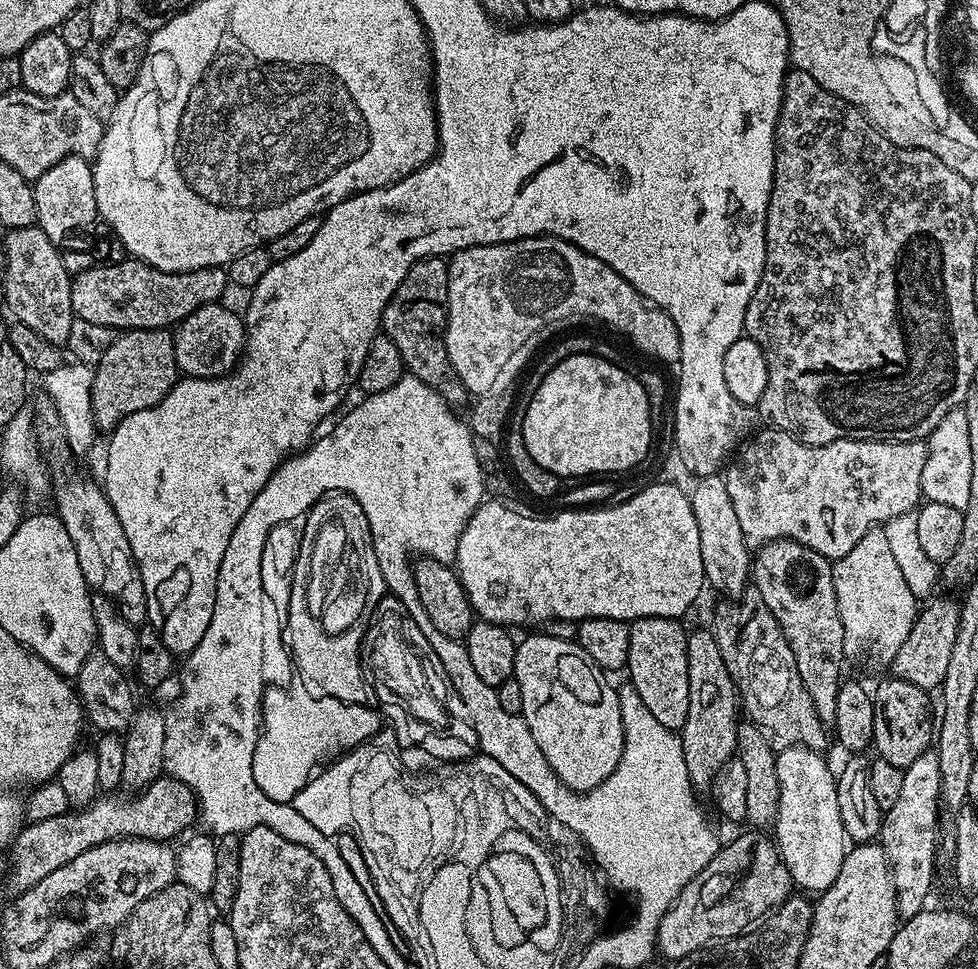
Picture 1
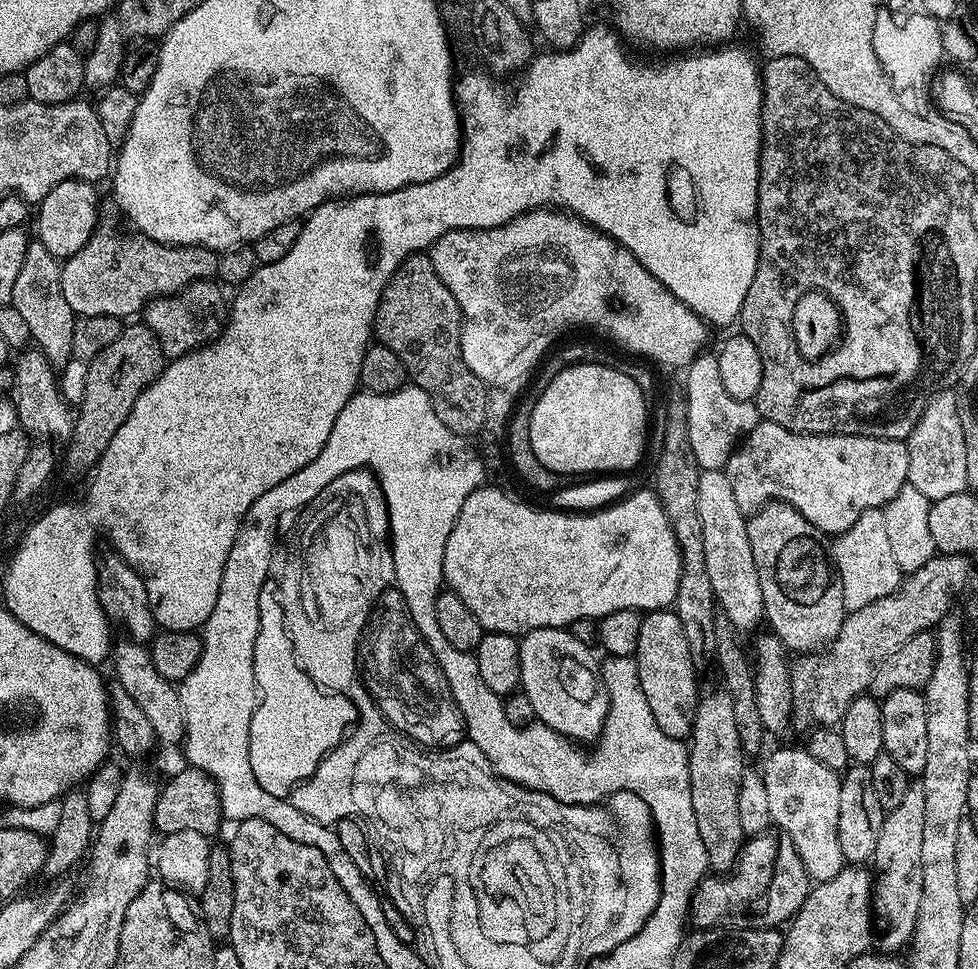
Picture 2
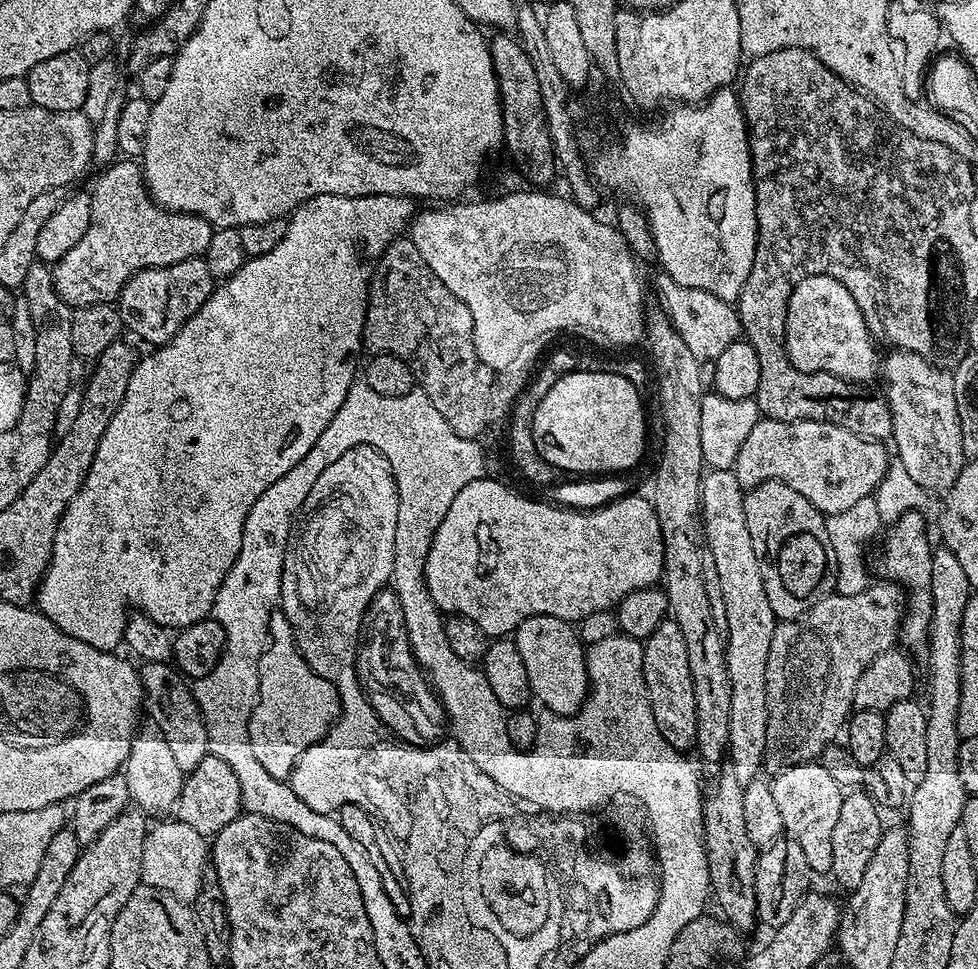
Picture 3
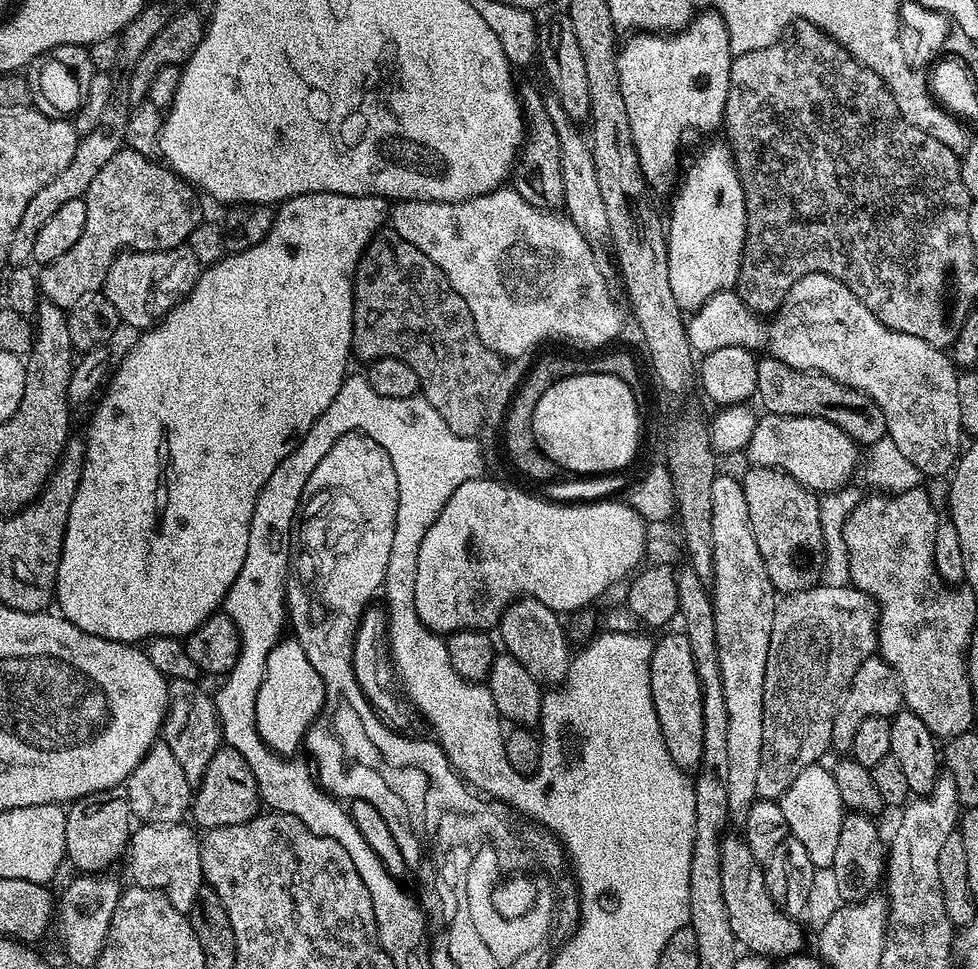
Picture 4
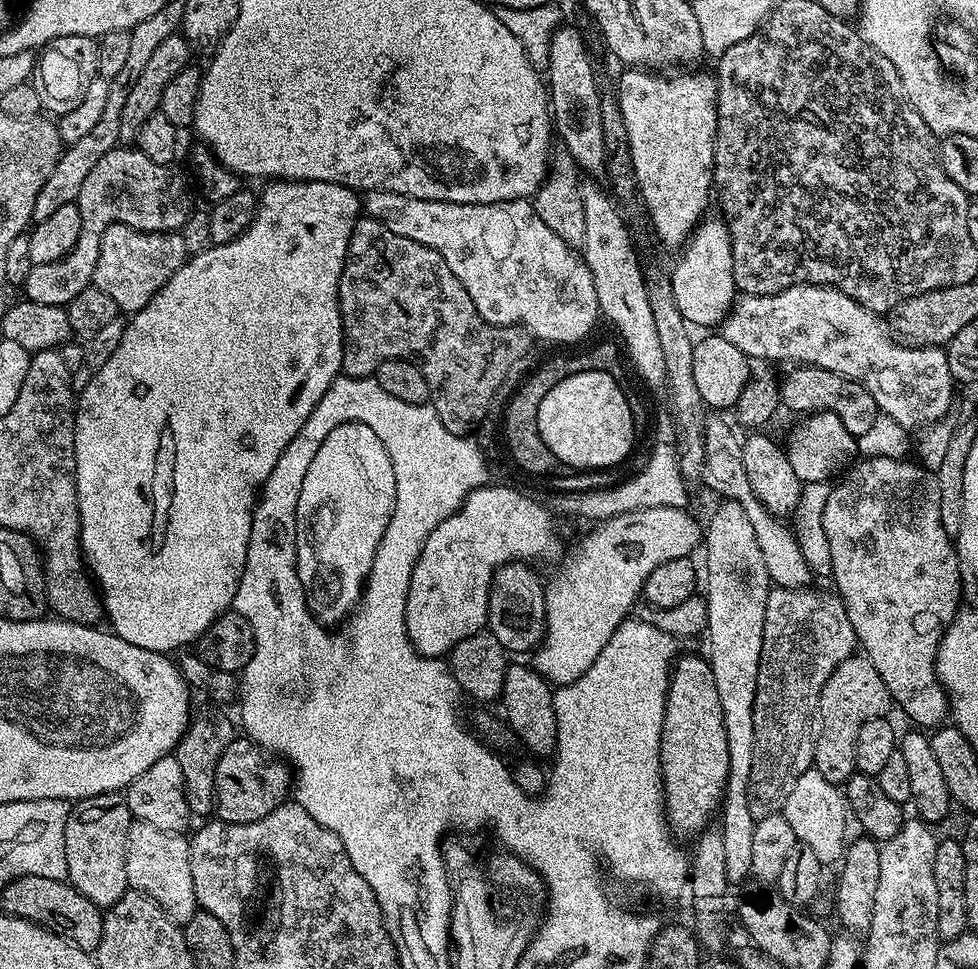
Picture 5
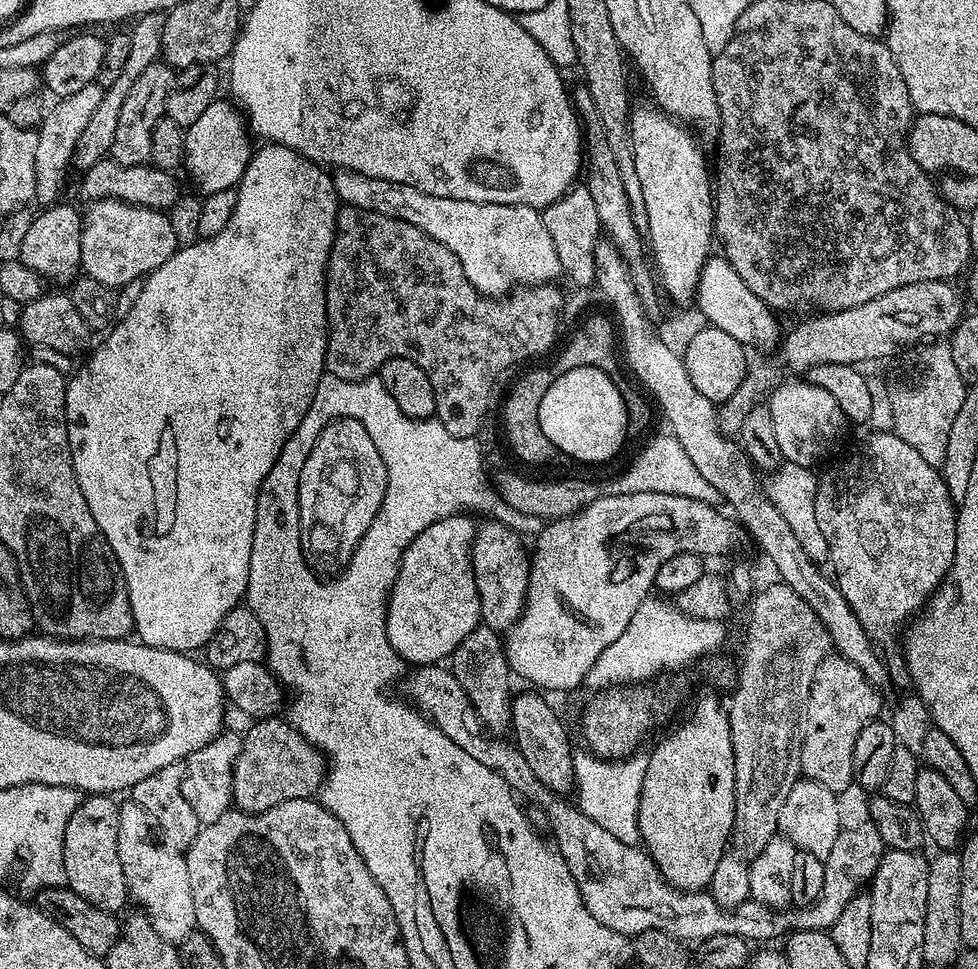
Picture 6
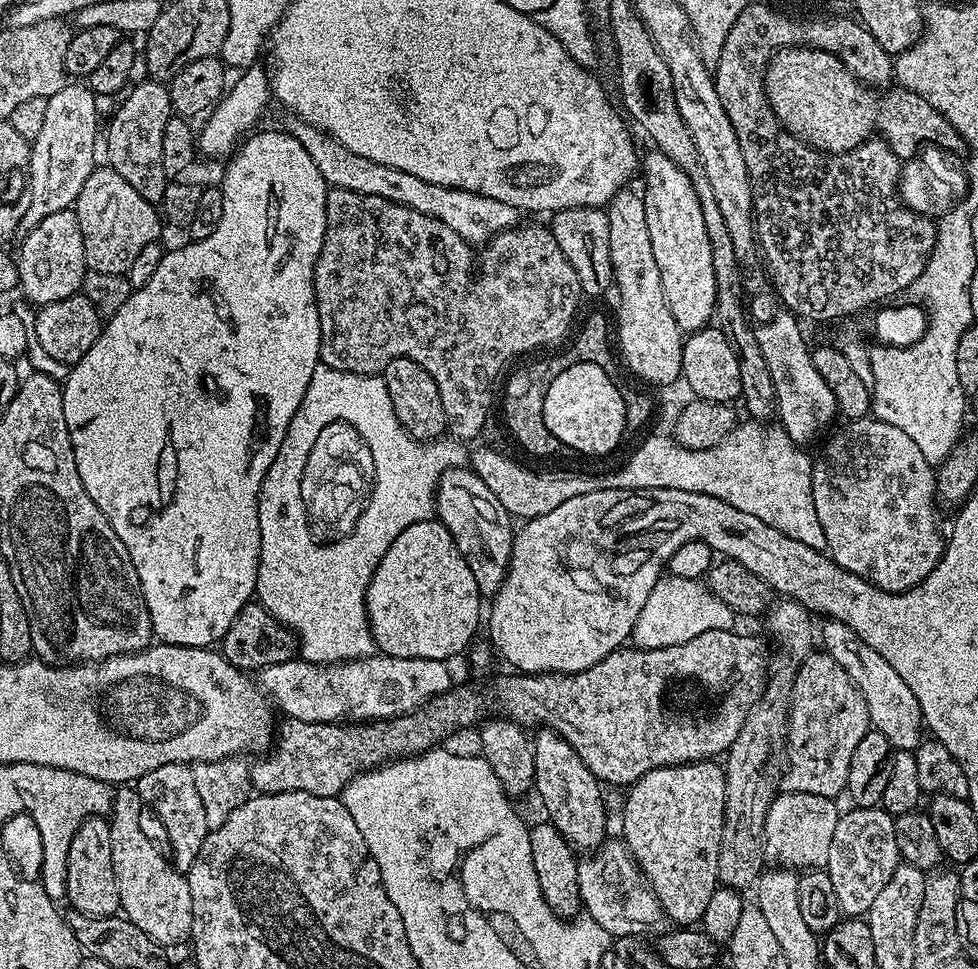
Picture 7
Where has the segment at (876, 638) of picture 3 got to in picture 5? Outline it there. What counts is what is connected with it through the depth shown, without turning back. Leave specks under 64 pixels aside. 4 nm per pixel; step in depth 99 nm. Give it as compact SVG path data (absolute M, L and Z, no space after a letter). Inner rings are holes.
M808 586L799 588L777 588L773 587L772 593L766 598L766 626L764 627L764 637L762 638L762 658L760 659L760 669L758 670L758 690L754 698L754 764L750 766L750 786L748 787L748 801L750 802L750 814L753 818L763 816L775 816L783 813L786 798L790 798L790 790L794 790L794 785L798 783L798 778L806 774L813 767L814 746L816 745L816 733L814 731L814 721L817 719L820 711L820 695L822 686L834 674L842 662L846 662L851 656L857 655L858 645L854 626L850 624L850 618L846 612L846 606L840 600L839 596L831 591L820 593L811 592L813 589Z

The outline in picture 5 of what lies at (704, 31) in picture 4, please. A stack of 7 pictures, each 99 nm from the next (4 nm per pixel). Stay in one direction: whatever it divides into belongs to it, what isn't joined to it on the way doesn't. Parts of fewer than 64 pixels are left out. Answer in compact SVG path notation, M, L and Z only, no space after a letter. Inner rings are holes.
M624 70L620 76L620 85L614 89L616 100L622 110L622 122L626 122L628 135L628 157L632 160L632 173L636 175L636 191L639 199L644 199L648 207L648 216L652 219L652 228L656 236L668 248L683 249L692 238L698 225L705 219L704 211L708 208L708 199L714 196L714 150L716 149L716 77L711 71L692 72L696 70L676 70L671 74L661 74L656 70Z

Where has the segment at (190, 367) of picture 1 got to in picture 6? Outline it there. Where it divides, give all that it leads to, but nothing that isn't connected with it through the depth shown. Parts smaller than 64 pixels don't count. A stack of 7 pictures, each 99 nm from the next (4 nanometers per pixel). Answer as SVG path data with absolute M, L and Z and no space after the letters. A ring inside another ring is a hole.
M93 200L87 205L88 213L83 213L84 228L80 231L82 254L80 267L83 275L94 278L94 282L102 282L102 286L114 289L125 288L128 284L136 284L148 275L166 258L176 253L178 247L174 238L174 226L170 226L170 218L159 208L146 208L143 204L128 204L124 200Z

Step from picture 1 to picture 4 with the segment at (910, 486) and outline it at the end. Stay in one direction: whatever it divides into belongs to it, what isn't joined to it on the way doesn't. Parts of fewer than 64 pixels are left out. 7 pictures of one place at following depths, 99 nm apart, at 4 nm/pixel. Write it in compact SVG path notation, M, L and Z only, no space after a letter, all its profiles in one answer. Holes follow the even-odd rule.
M761 415L748 439L748 464L757 468L776 468L794 478L813 494L837 492L853 483L852 475L862 460L862 452L834 422L813 416Z

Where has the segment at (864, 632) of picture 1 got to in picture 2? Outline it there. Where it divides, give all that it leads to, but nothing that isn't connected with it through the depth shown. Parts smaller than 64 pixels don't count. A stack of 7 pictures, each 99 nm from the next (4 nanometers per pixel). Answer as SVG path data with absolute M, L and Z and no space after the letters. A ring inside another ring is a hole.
M883 508L863 512L850 530L831 541L830 555L842 582L842 598L848 612L862 610L862 606L870 606L870 602L878 602L878 598L886 598L900 589L902 573L888 541Z

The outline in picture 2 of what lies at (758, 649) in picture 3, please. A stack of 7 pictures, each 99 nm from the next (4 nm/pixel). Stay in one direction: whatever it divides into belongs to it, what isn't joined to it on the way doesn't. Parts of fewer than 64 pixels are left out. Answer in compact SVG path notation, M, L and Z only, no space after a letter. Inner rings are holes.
M704 470L698 478L698 518L702 518L702 542L706 554L706 574L710 574L710 586L716 595L719 611L726 614L737 633L755 633L759 624L765 623L762 585L758 583L758 566L754 566L754 554L750 550L748 521L746 514L738 510L738 501L734 499L734 489L724 470Z

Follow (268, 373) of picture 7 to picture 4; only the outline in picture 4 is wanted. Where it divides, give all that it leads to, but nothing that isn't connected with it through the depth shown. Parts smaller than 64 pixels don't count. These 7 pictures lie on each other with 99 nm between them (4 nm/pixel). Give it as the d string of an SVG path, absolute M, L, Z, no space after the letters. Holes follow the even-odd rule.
M315 192L284 201L275 209L275 214L276 221L270 234L266 234L258 246L225 255L217 264L201 271L190 294L166 313L159 324L147 329L141 335L144 337L125 354L124 361L117 368L115 365L99 397L100 405L88 424L82 478L70 506L64 545L60 547L54 597L55 603L60 603L59 615L86 634L136 646L154 636L186 638L199 624L206 622L206 618L213 616L228 597L230 586L234 586L246 562L246 546L250 546L250 518L254 514L258 494L266 482L270 482L270 474L278 470L280 463L299 446L310 426L314 426L330 402L338 398L338 390L349 375L348 356L350 360L353 355L356 267L373 236L383 229L380 228L383 224L385 227L390 216L389 201L383 196Z

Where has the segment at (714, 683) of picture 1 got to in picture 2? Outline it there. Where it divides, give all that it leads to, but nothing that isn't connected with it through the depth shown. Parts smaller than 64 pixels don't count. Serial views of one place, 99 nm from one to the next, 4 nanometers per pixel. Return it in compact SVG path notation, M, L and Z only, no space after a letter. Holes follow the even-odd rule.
M723 686L703 693L696 703L696 717L692 734L687 741L688 773L690 774L690 802L694 805L694 818L698 822L698 834L702 834L702 846L706 846L708 866L713 873L727 874L736 865L736 857L744 849L746 839L742 822L738 822L738 790L742 786L742 774L746 771L746 753L739 741L738 723L734 720L733 703Z

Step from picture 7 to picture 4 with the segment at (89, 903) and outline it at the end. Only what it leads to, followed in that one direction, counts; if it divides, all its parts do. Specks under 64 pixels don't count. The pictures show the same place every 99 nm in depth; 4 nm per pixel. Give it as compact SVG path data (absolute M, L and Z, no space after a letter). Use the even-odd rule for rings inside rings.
M123 787L108 788L105 792L95 792L83 796L81 800L73 800L66 811L66 860L76 867L80 874L100 874L108 868L120 855L125 855L130 844L130 827L128 820L132 811L128 805L128 793Z

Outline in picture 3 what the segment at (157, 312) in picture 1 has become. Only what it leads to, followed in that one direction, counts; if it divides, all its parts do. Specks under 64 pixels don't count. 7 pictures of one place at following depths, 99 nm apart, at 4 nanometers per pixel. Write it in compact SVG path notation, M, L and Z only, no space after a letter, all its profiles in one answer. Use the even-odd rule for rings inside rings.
M120 158L115 162L107 165L103 169L104 172L96 180L96 185L90 188L92 201L90 202L90 230L86 230L85 236L79 240L76 245L69 250L60 260L56 261L52 268L52 277L54 278L54 286L58 290L58 294L63 300L72 305L73 309L85 308L86 306L94 306L95 304L110 304L119 297L120 291L124 289L124 283L130 279L136 272L141 272L143 268L161 268L162 266L170 266L174 262L182 262L191 256L203 257L206 246L210 244L210 238L214 231L214 225L206 218L201 216L191 216L188 212L173 212L170 208L163 208L161 204L156 203L148 186L144 182L144 169L135 159Z

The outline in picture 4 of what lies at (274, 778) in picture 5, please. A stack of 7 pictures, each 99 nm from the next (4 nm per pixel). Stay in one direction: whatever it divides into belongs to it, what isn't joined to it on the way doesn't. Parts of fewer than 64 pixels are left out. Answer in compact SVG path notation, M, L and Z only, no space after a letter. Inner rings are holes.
M222 746L216 751L214 758L210 758L210 766L206 766L206 774L202 776L199 784L195 785L190 809L191 819L196 819L195 827L207 830L241 824L255 818L261 808L260 791L246 758L242 758L238 750Z

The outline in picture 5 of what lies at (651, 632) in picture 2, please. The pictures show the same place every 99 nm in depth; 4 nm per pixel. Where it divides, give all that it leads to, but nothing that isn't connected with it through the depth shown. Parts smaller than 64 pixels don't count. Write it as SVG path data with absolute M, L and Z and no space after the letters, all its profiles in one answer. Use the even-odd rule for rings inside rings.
M703 655L683 656L675 661L672 675L668 678L668 697L660 735L660 778L664 794L664 815L669 829L677 837L692 838L711 825L708 823L714 820L724 803L724 790L730 770L730 750L726 750L726 722L722 714L722 698L718 698L718 686L714 683L714 670Z

